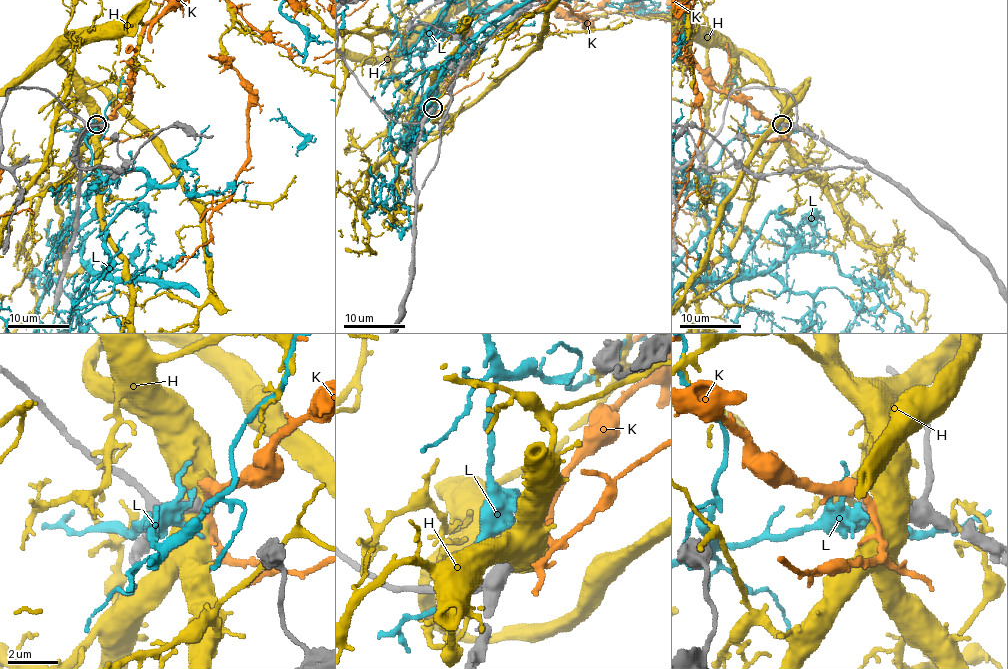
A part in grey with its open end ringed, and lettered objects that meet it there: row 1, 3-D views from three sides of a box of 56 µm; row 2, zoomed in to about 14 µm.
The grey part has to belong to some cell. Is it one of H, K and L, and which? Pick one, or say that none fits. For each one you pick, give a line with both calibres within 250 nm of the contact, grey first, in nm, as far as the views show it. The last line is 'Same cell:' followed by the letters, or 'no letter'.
Same cell: no letter

